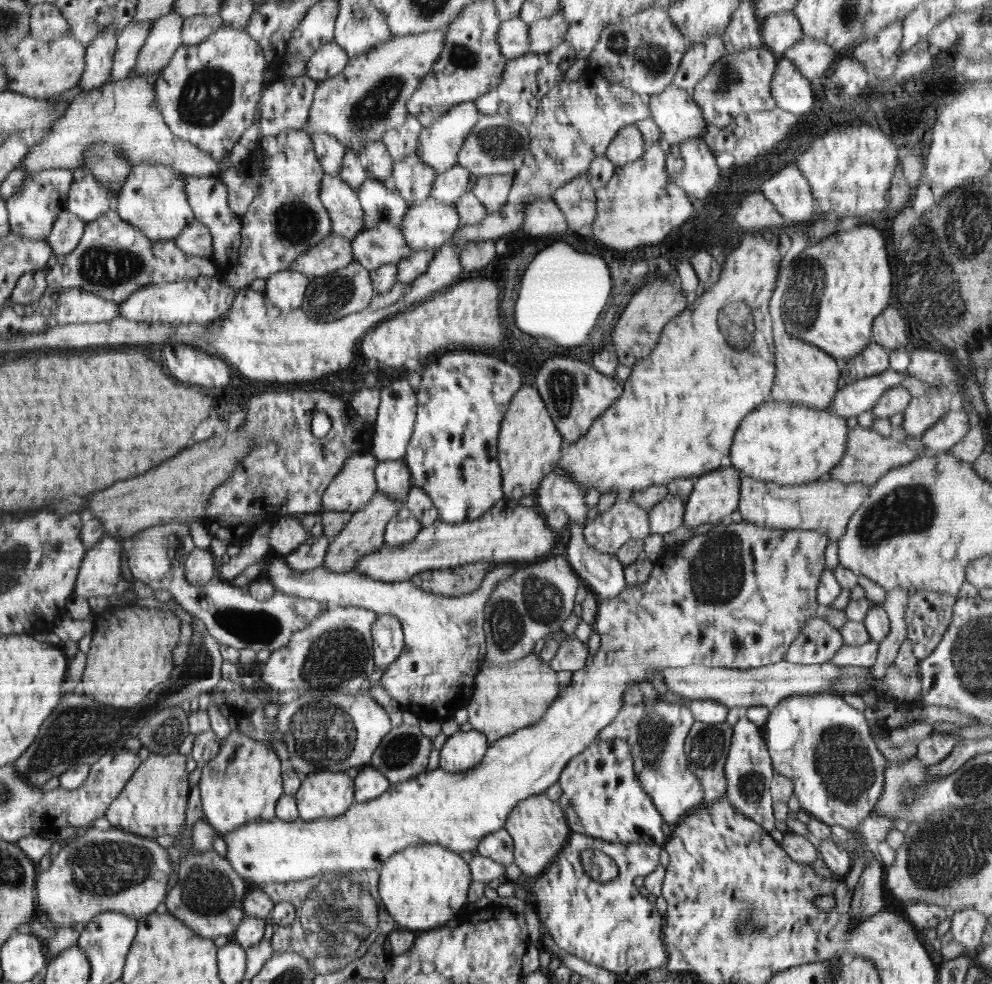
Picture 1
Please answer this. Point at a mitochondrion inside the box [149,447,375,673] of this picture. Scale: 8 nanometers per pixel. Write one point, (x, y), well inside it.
(252, 626)

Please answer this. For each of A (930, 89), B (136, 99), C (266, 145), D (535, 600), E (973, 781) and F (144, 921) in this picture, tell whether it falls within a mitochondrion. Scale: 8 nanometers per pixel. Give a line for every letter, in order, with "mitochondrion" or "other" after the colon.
A: other
B: other
C: other
D: mitochondrion
E: mitochondrion
F: other

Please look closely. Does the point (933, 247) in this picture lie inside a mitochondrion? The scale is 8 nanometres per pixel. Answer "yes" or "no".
yes

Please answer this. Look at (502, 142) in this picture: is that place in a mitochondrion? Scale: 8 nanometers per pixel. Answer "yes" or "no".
yes

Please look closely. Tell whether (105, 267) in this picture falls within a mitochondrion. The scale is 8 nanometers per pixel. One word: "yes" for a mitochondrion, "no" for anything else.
yes

